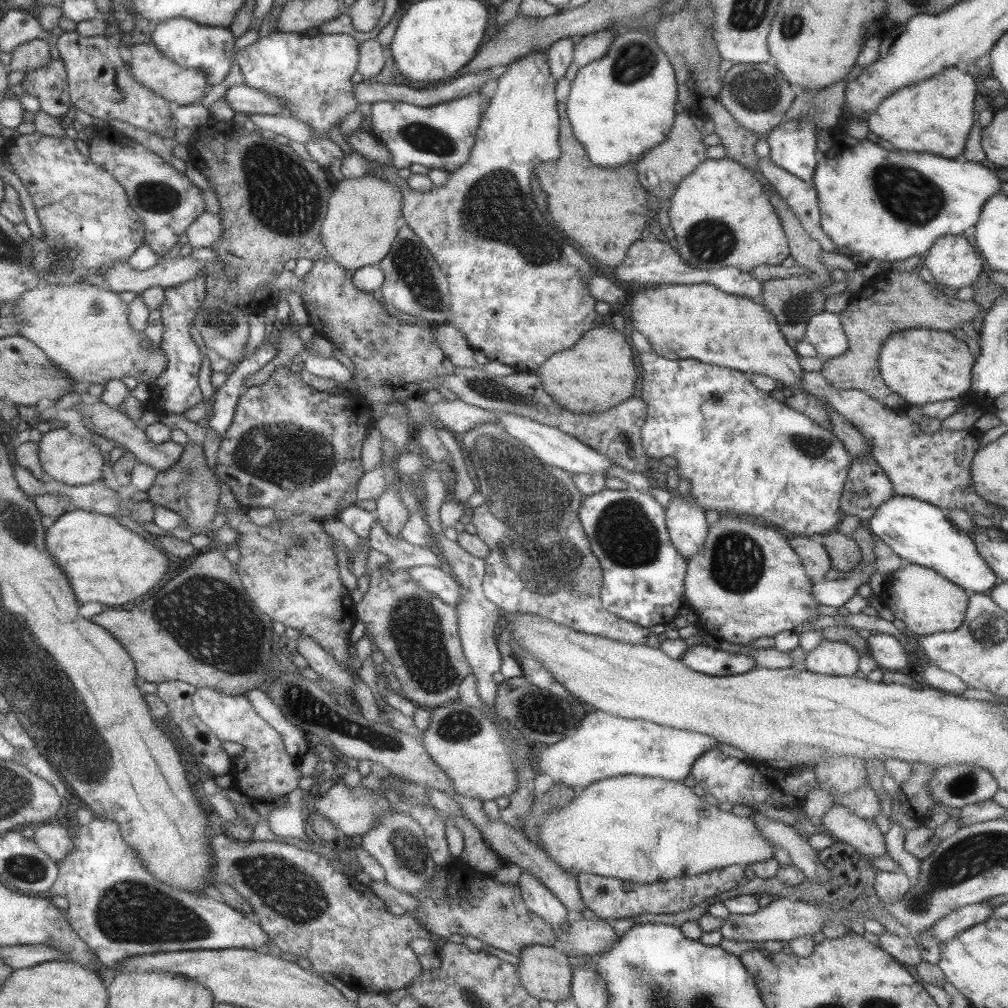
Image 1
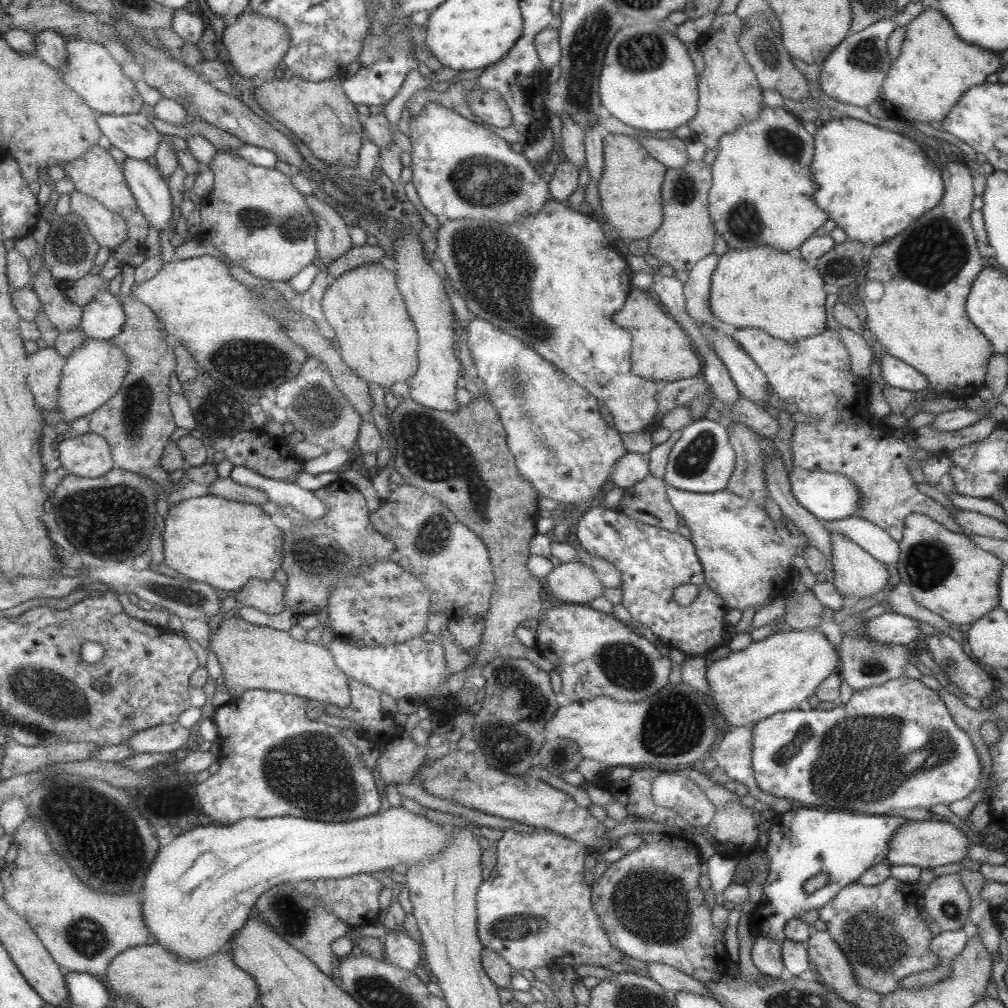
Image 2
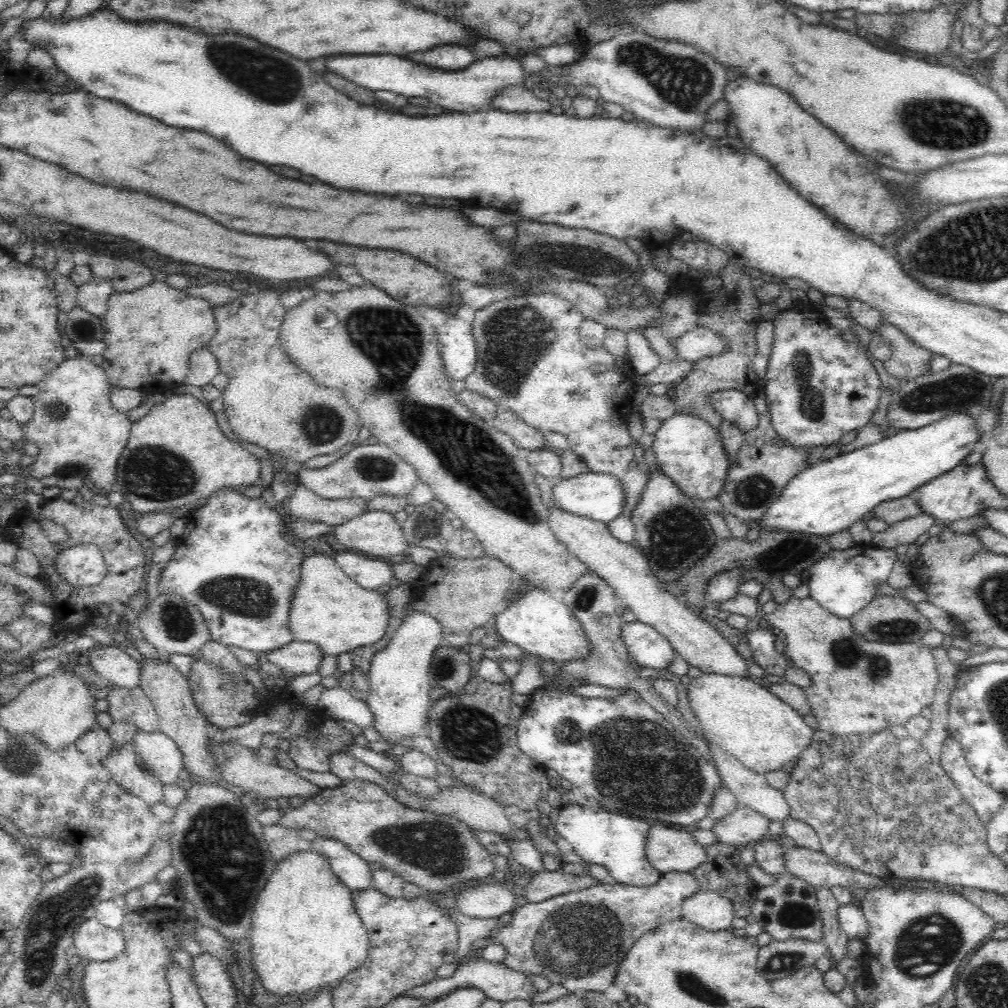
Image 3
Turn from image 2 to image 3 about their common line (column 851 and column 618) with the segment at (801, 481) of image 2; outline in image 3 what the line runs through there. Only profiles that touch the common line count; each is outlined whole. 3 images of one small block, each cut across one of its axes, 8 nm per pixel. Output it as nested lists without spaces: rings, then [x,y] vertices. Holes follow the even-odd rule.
[[[588,471],[567,479],[560,477],[554,481],[552,487],[552,500],[558,509],[606,524],[622,514],[623,498],[624,493],[621,484],[611,474],[598,474]]]

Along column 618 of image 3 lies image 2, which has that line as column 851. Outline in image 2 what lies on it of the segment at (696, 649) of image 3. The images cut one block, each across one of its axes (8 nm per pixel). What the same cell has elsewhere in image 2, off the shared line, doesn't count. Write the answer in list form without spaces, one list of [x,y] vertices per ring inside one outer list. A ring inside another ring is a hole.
[[[829,533],[831,540],[831,571],[833,572],[832,584],[837,593],[845,601],[873,597],[885,593],[889,572],[885,565],[875,560],[855,543],[845,539],[843,534]]]

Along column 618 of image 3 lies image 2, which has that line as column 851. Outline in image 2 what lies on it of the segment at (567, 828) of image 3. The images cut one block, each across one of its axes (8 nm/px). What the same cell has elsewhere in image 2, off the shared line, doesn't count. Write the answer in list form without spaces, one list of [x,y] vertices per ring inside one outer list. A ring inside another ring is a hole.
[[[800,805],[791,807],[787,812],[776,814],[766,830],[767,844],[763,852],[767,860],[767,876],[763,882],[762,898],[748,916],[748,926],[752,933],[782,942],[785,939],[783,929],[789,919],[800,917],[809,910],[818,910],[829,902],[838,890],[849,883],[855,883],[867,868],[880,863],[886,857],[886,844],[892,832],[908,820],[903,815],[893,818],[893,816],[861,816],[851,812],[819,812]],[[818,872],[828,874],[825,886],[811,894],[803,892],[803,882]]]

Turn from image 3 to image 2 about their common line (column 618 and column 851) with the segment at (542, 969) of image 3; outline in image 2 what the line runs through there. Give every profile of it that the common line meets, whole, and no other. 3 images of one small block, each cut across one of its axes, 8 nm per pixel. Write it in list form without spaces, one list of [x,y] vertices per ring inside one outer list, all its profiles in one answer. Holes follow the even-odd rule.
[[[889,875],[883,882],[874,885],[849,883],[818,909],[818,918],[826,924],[825,931],[843,949],[861,991],[866,989],[875,994],[891,994],[897,990],[896,984],[904,976],[931,970],[939,964],[939,956],[928,949],[929,939],[933,935],[918,915],[917,898],[918,894],[912,883],[901,882]]]

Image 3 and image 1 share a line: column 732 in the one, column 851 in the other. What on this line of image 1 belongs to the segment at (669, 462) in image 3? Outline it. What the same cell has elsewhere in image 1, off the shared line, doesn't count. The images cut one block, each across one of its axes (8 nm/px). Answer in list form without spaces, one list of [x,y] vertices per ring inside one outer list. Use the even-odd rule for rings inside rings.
[[[653,351],[639,353],[639,364],[641,368],[641,400],[645,405],[645,420],[640,428],[640,441],[642,449],[646,454],[655,459],[664,456],[675,458],[675,470],[678,478],[685,478],[689,482],[689,491],[687,493],[690,498],[701,507],[701,511],[714,510],[719,515],[741,515],[761,524],[769,524],[769,526],[779,527],[790,536],[817,537],[826,532],[833,532],[837,529],[839,520],[838,504],[839,493],[843,481],[845,480],[849,463],[852,456],[849,454],[843,443],[830,431],[830,429],[821,428],[815,424],[812,419],[807,418],[804,414],[789,408],[785,403],[773,399],[768,392],[757,389],[750,381],[749,375],[741,371],[733,370],[727,367],[705,364],[703,362],[695,362],[695,360],[669,360],[663,358]]]

